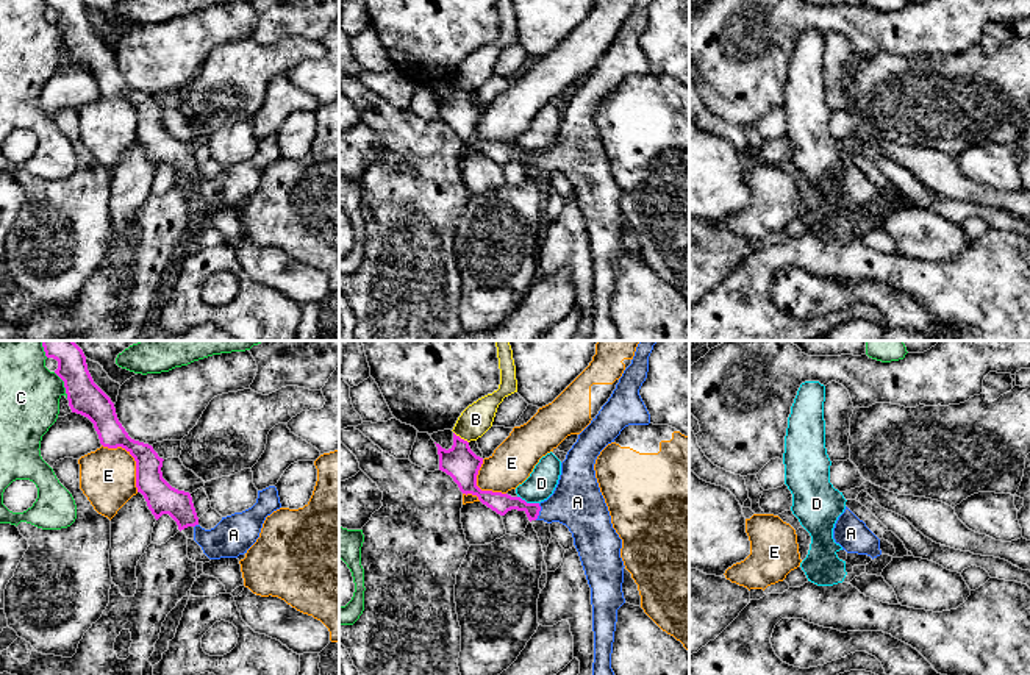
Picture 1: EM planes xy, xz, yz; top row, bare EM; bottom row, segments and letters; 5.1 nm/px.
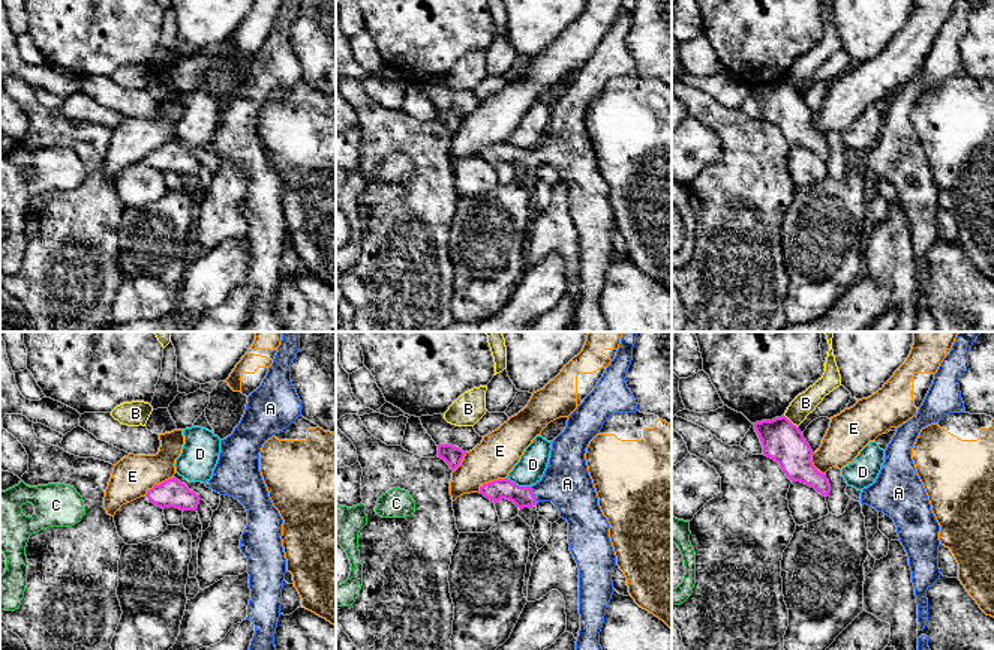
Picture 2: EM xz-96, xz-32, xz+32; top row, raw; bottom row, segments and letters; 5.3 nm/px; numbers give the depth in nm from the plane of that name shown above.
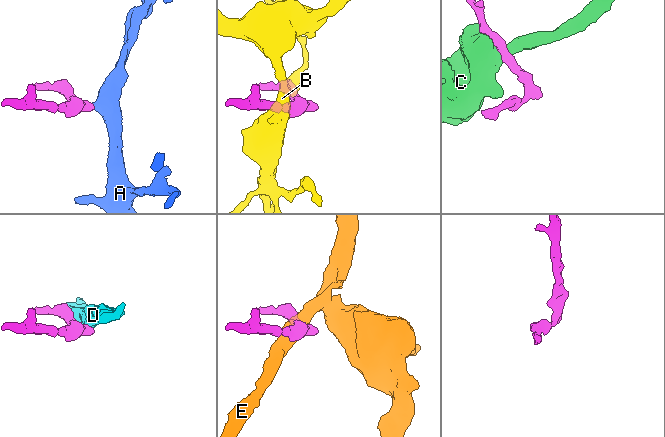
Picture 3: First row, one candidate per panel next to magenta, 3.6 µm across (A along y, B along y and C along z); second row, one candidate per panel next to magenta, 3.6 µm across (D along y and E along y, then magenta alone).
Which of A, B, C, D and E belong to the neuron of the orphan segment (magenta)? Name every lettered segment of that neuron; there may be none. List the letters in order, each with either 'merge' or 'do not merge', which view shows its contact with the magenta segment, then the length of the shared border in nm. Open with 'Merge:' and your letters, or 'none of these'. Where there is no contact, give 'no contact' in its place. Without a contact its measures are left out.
Merge: A
A: merge; contact in xz; length 90 nm
B: do not merge; contact in xz; length 100 nm
C: do not merge; contact in xy; length 150 nm
D: do not merge; contact in xz; length 120 nm
E: do not merge; contact in xy; length 320 nm

